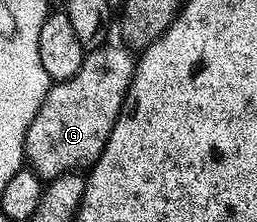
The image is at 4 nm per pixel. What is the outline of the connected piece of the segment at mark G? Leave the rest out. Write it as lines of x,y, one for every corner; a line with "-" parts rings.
105,43
100,49
91,50
75,75
55,82
38,115
34,115
26,133
24,156
32,172
42,179
91,167
106,147
132,85
137,62
131,48
112,44

